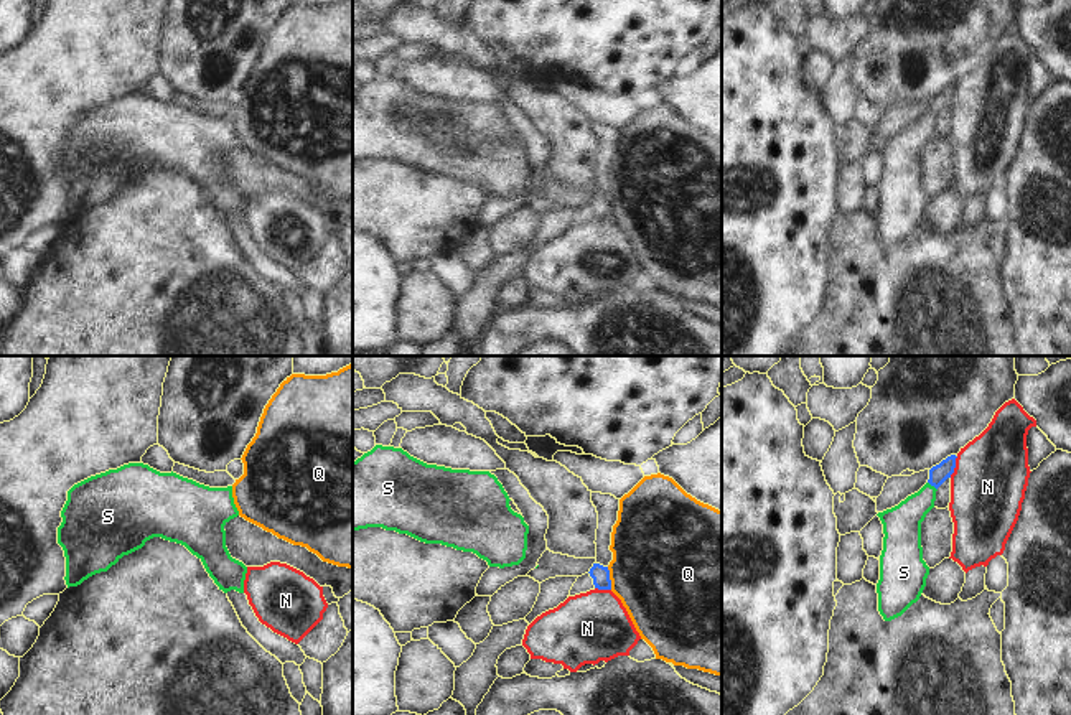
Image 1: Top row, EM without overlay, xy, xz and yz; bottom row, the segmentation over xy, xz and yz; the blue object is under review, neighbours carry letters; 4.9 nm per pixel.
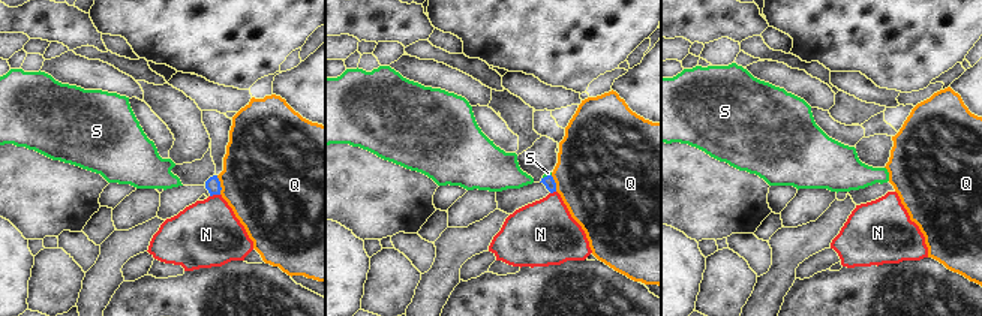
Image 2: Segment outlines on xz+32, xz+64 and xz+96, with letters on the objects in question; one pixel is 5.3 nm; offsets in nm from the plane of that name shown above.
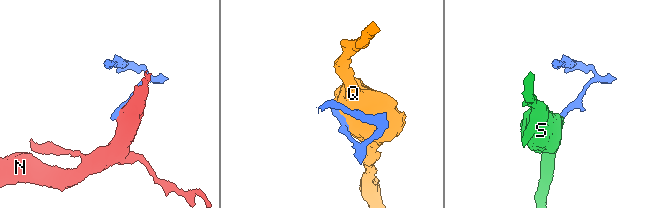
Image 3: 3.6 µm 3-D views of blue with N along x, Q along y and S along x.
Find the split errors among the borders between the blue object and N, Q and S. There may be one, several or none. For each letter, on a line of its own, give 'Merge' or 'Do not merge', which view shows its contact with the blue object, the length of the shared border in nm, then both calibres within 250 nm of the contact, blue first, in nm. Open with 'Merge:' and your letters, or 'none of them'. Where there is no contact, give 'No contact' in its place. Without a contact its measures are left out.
Merge: S
N: Do not merge. Touches blue in yz. Shared border 110 nm. Thickness 90 nm (blue) against 360 nm
Q: Do not merge. Touches blue in xz. Shared border 110 nm. Thickness 90 nm (blue) against 460 nm
S: Merge. Touches blue in yz. Shared border 60 nm. Thickness 90 nm (blue) against 190 nm.

